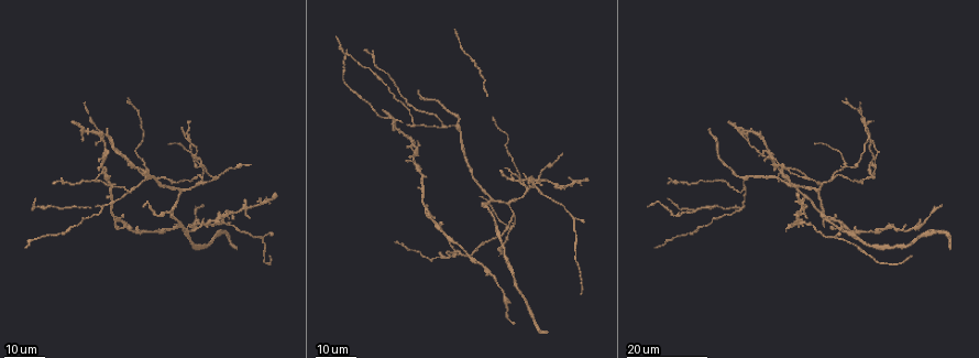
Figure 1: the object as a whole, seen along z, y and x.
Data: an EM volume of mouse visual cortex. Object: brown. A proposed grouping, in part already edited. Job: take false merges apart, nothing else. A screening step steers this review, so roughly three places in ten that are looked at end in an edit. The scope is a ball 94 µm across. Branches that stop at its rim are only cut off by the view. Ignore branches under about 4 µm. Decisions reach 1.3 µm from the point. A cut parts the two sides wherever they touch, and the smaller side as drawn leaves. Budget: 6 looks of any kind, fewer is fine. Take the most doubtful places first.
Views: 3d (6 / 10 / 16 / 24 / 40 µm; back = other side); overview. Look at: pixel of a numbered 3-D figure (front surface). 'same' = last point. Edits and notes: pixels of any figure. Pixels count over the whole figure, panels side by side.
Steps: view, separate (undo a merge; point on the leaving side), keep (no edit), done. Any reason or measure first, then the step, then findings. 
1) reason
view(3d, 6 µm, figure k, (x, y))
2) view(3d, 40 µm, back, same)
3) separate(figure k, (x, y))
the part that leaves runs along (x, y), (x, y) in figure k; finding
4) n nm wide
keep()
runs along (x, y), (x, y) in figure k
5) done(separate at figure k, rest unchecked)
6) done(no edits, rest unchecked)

four-way junction
view(3d, 24 µm, figure 1, (845, 163))

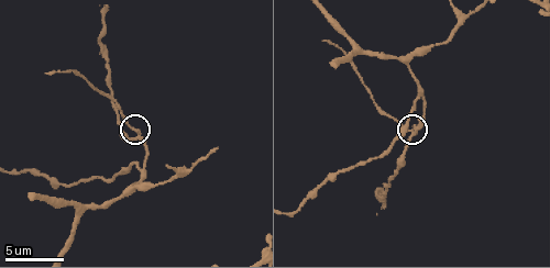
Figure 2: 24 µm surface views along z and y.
view(3d, 10 µm, figure 2, (417, 131))

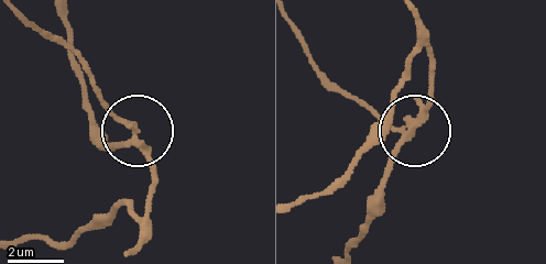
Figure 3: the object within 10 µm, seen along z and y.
side arm 15 µm; 4 arms
separate(figure 3, (115, 114))
a second cell is stuck on

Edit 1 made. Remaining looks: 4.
view(3d, 6 µm, figure 2, (416, 99))

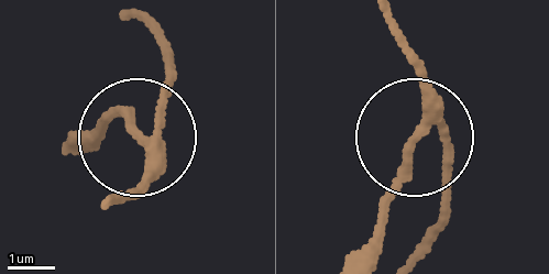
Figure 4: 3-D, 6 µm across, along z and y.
keep()
runs along (386, 18), (426, 100), (421, 132), (446, 135), (449, 190) in figure 4; all the same cell

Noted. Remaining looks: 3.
small branch off a trunk
view(3d, 24 µm, figure 1, (457, 128))

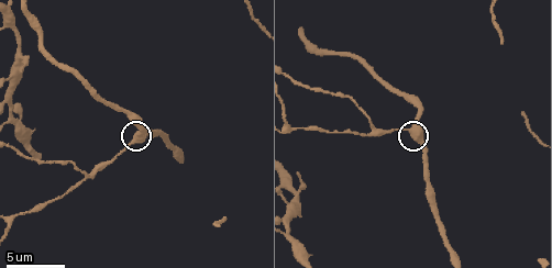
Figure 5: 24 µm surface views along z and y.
view(3d, 10 µm, figure 5, (411, 130))

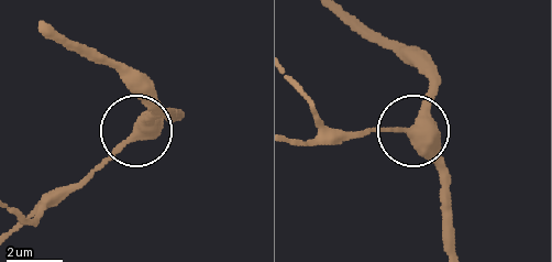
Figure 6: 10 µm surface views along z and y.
keep()
runs along (455, 248), (449, 177), (416, 128), (432, 73) in figure 6; one cell here

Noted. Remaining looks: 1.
done(separate at figure 3, rest unchecked)

